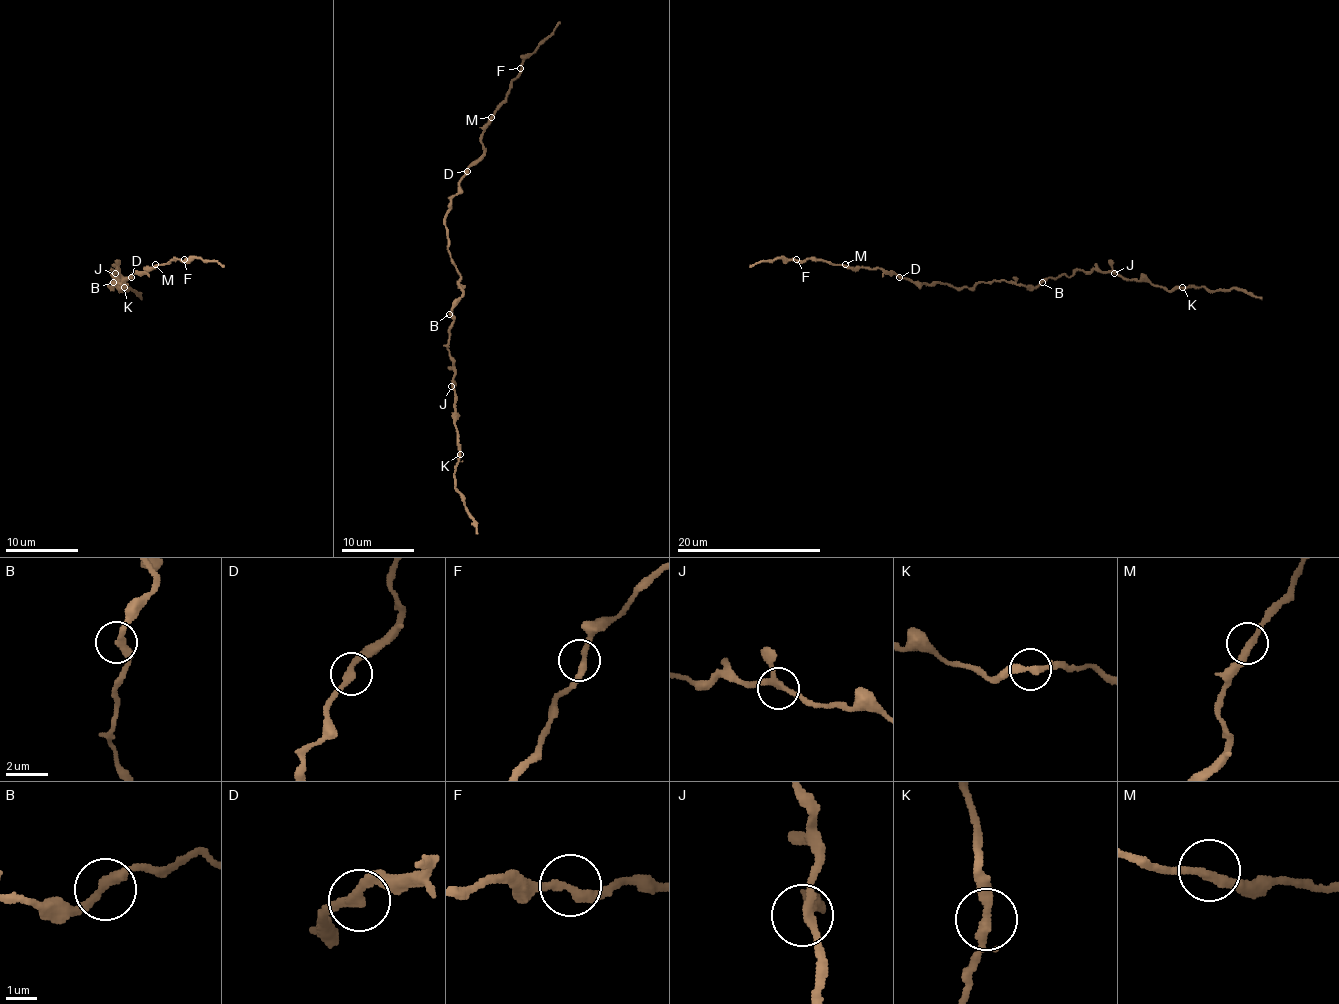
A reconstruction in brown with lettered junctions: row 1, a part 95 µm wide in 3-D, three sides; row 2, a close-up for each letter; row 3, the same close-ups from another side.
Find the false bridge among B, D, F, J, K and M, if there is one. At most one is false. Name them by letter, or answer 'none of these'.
none of these

